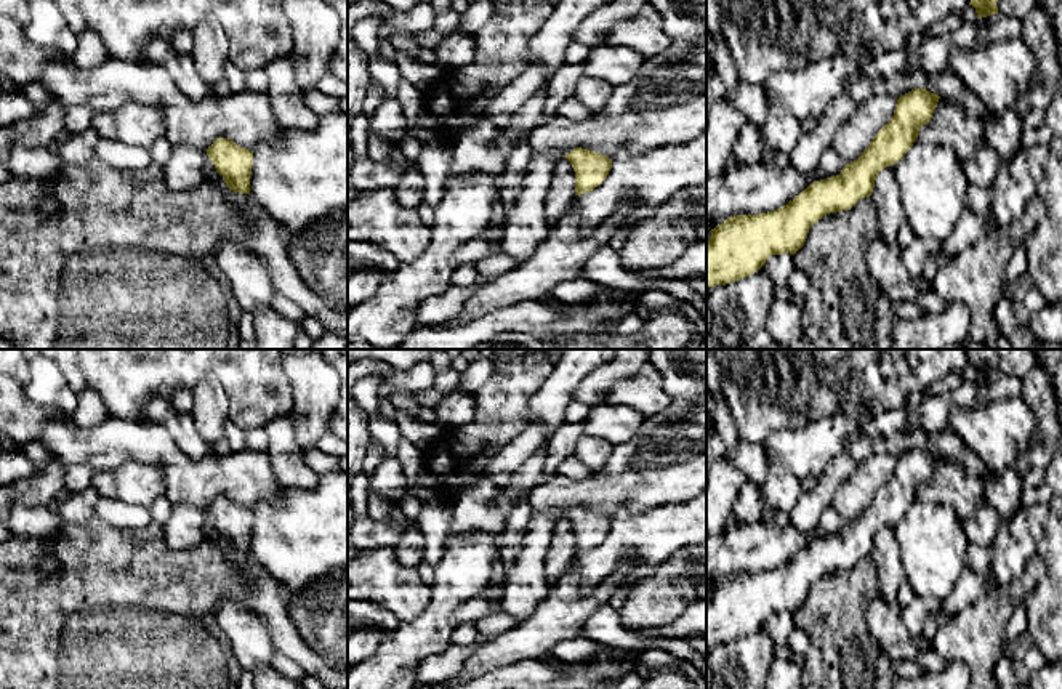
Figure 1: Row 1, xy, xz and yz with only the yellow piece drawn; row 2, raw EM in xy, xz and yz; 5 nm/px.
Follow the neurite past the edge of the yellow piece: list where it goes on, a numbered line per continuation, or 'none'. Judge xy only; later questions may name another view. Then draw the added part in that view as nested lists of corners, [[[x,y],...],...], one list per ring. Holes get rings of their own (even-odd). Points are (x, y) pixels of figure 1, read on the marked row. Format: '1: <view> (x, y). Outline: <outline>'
none

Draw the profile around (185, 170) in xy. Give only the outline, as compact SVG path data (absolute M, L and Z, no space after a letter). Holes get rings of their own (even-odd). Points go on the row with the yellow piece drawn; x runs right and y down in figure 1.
M176 146L170 160L162 167L162 178L173 192L194 189L205 181L205 160L203 151Z

